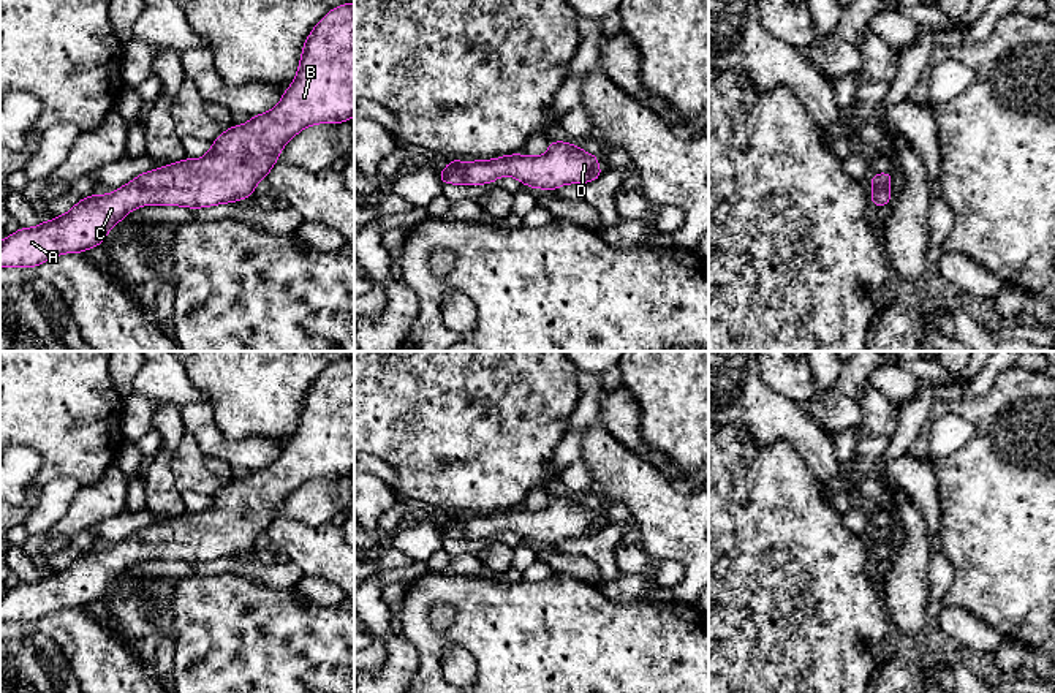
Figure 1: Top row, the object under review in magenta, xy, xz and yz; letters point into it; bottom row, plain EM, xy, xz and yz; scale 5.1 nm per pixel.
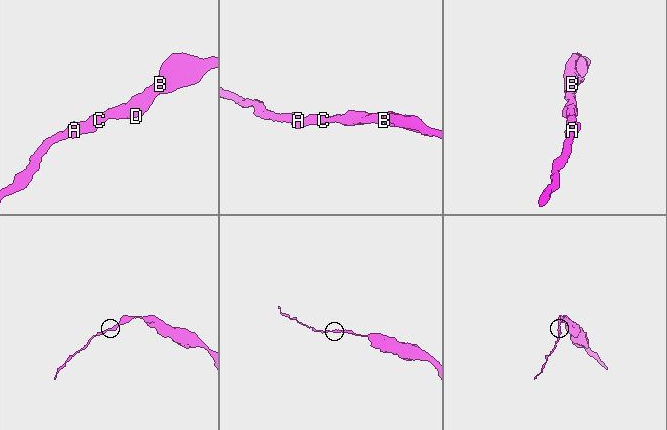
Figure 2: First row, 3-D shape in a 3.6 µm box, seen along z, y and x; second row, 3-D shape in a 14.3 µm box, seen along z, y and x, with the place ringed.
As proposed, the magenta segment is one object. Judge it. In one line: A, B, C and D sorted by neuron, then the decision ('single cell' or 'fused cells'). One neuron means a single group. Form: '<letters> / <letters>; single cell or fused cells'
A B C D; single cell

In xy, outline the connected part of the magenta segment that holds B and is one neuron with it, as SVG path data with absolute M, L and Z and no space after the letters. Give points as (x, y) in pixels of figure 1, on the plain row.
M348 356L331 364L310 386L302 402L296 434L286 443L278 459L269 467L250 471L245 479L231 481L221 487L210 505L199 514L183 513L160 524L139 528L127 540L115 543L112 549L90 549L79 554L78 559L49 576L41 576L36 582L19 582L14 589L0 596L0 622L36 622L38 619L62 609L87 606L92 601L103 600L109 584L122 573L146 559L183 560L190 563L209 562L225 557L237 557L253 549L256 538L269 530L274 517L280 513L285 498L301 484L315 478L342 478L354 470L354 356Z

